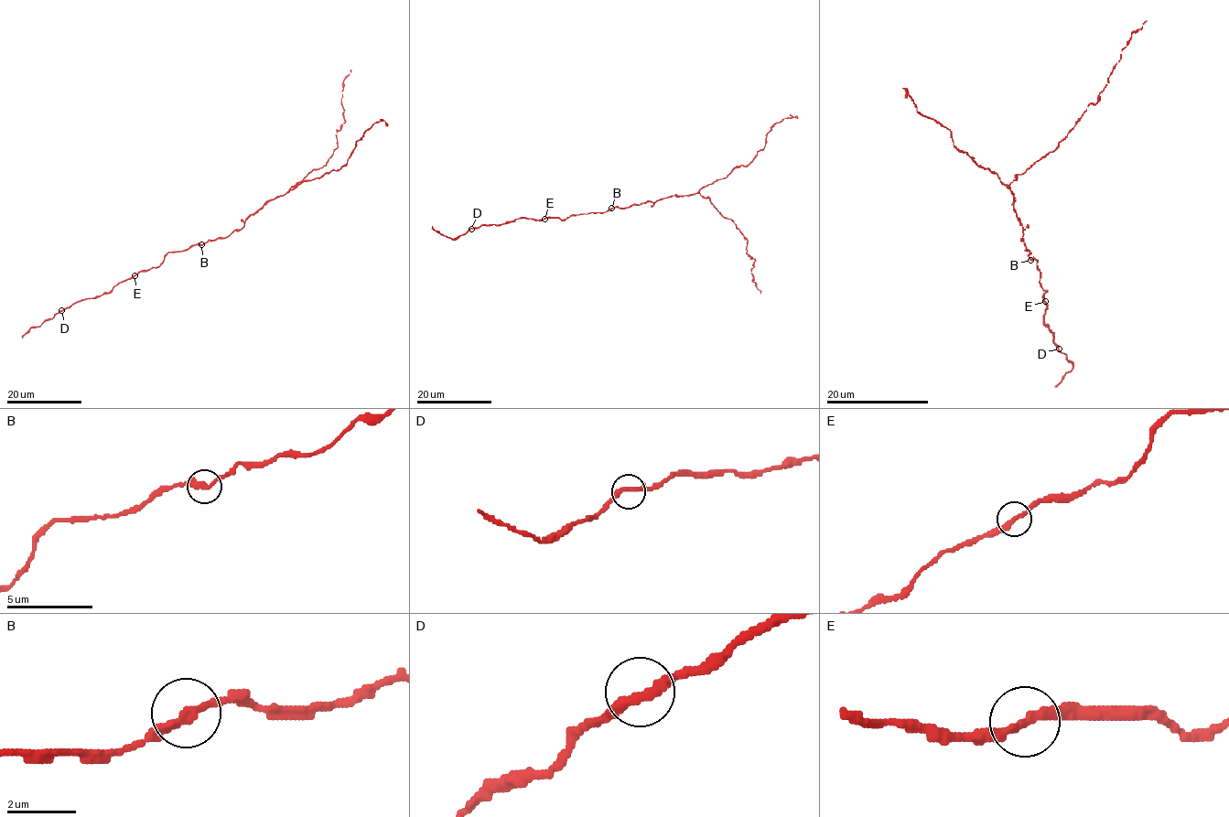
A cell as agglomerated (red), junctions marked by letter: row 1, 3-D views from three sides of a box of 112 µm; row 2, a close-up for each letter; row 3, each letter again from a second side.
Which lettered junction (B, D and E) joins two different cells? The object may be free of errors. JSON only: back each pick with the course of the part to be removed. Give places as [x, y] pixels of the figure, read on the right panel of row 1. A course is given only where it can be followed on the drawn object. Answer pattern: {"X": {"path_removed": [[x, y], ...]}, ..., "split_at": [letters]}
{"split_at": []}

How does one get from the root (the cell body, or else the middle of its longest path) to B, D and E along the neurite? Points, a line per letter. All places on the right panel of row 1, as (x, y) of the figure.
B: (1024, 241), (1025, 250), (1030, 252), (1030, 260)
D: (1024, 241), (1029, 257), (1037, 262), (1040, 284), (1047, 291), (1044, 324), (1053, 333), (1059, 349)
E: (1024, 241), (1025, 250), (1030, 252), (1029, 257), (1037, 262), (1040, 284), (1047, 291), (1044, 301)

